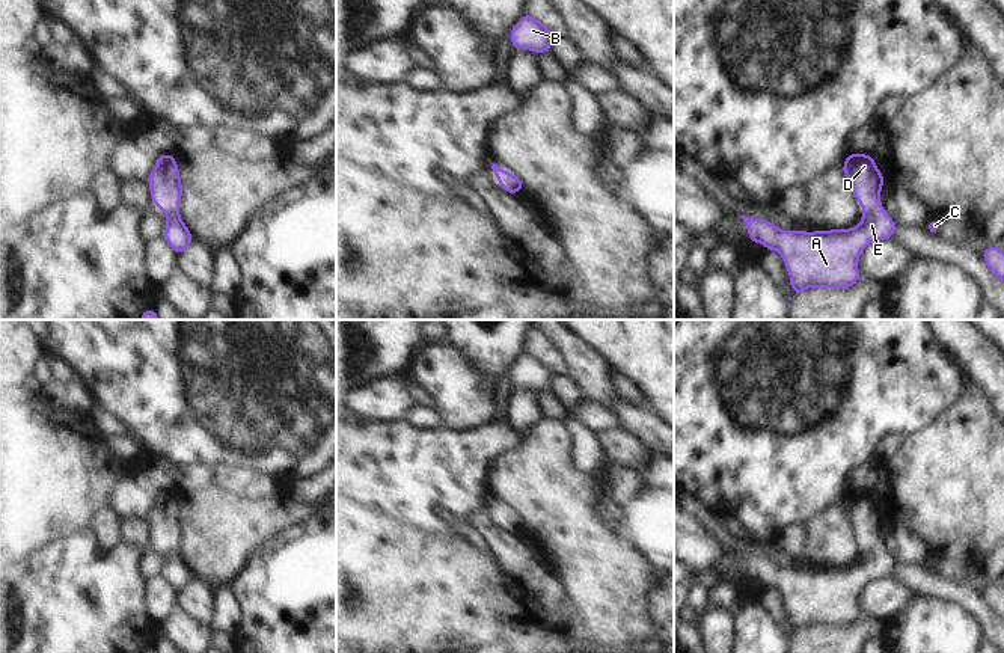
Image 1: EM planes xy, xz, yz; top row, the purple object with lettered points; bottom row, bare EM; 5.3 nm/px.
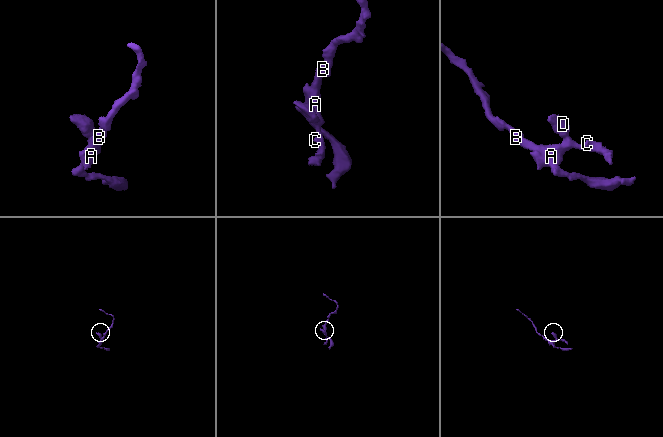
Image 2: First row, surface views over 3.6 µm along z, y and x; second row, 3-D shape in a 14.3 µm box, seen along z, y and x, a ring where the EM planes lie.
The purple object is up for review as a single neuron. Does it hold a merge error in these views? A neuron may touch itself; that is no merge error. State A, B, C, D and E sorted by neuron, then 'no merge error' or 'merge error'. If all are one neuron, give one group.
A B C D E; no merge error

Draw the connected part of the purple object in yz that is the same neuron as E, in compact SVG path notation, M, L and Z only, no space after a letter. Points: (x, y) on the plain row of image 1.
M852 490L844 496L843 511L847 514L855 537L864 544L862 556L858 564L849 567L819 567L782 569L769 558L740 553L746 561L746 569L752 581L761 581L769 588L781 591L784 603L790 611L787 618L794 627L794 633L807 626L849 626L859 620L858 597L864 587L874 579L892 576L897 561L888 553L880 543L880 528L883 525L883 511L877 507L876 498L868 492Z

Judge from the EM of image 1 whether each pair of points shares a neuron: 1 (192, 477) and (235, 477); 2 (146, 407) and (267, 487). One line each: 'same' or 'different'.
1: same
2: different

